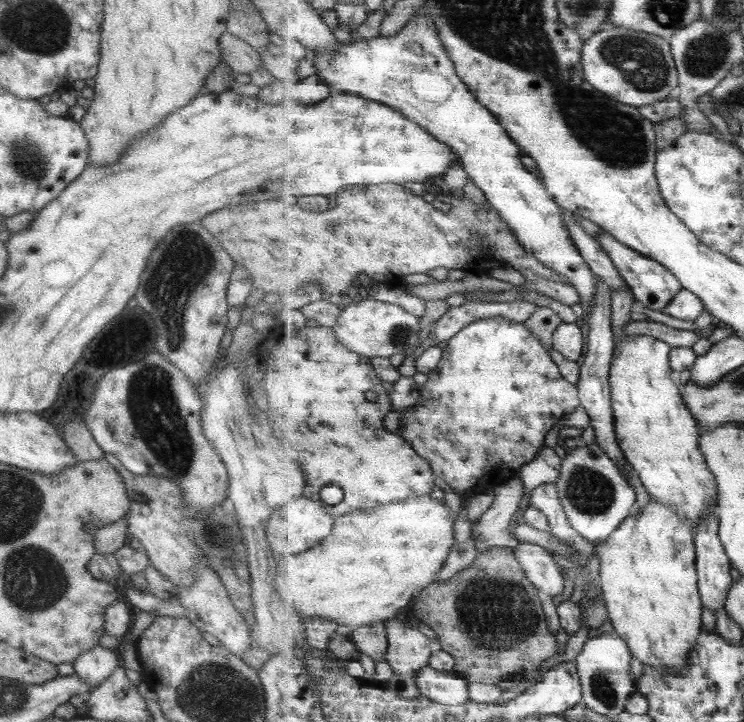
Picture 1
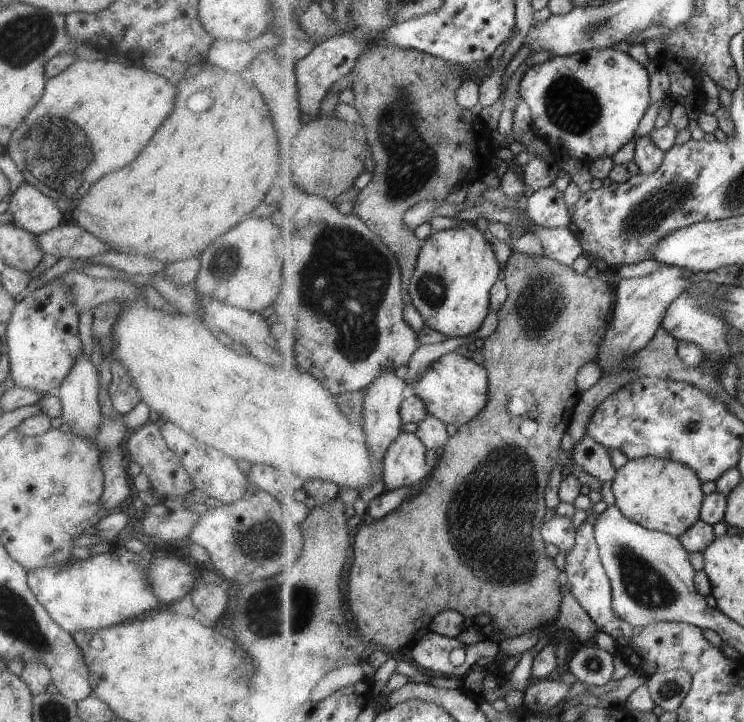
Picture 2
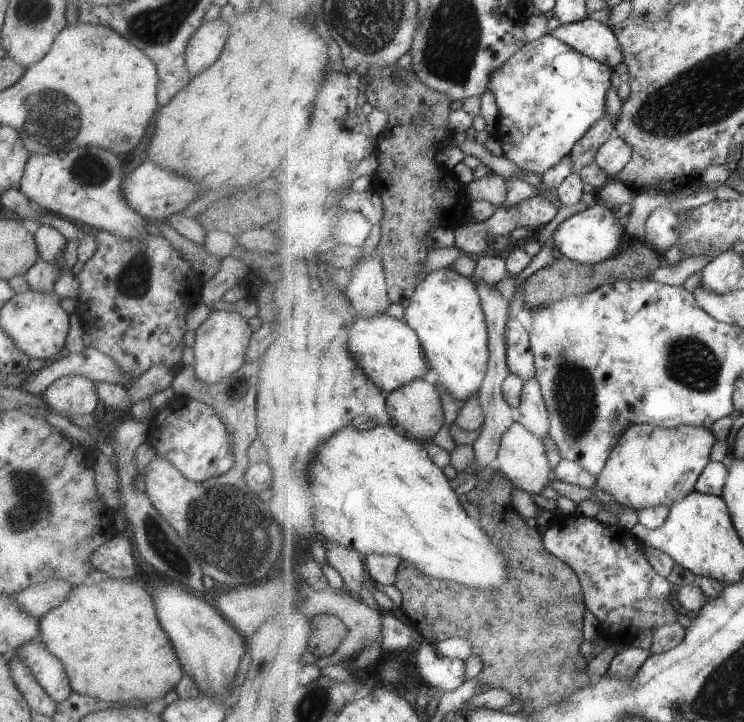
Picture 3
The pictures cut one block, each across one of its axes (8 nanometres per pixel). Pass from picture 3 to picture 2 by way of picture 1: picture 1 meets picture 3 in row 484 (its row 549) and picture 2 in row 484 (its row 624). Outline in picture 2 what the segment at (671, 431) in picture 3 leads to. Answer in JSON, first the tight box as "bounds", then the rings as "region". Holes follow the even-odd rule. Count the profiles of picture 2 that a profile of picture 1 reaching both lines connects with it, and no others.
{"bounds":[612,457,706,538],"region":[[[659,457],[630,460],[618,473],[612,484],[615,504],[635,522],[648,529],[669,533],[680,538],[699,519],[706,494],[703,481],[692,466]]]}

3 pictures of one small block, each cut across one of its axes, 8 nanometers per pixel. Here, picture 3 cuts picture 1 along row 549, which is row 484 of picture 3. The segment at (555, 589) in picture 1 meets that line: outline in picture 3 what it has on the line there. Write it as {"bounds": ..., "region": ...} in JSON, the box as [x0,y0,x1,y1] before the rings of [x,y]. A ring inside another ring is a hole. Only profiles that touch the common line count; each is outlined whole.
{"bounds":[494,420,549,495],"region":[[[519,420],[503,434],[500,450],[494,463],[497,472],[509,480],[515,487],[531,494],[539,495],[549,478],[549,462],[545,454],[545,444]]]}

